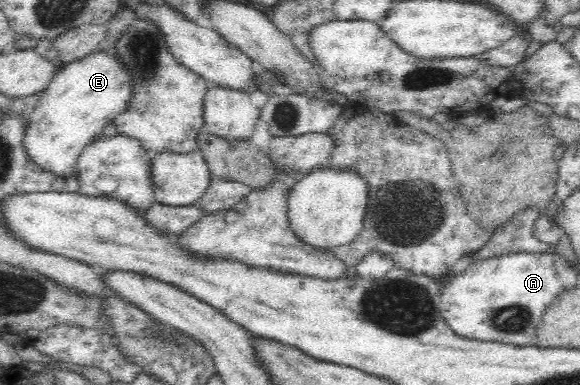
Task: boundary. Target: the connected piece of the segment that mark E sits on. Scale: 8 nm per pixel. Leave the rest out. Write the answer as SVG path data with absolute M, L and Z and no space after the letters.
M97 51L57 70L26 120L23 146L33 165L61 179L74 175L83 149L127 108L132 78L119 59Z

